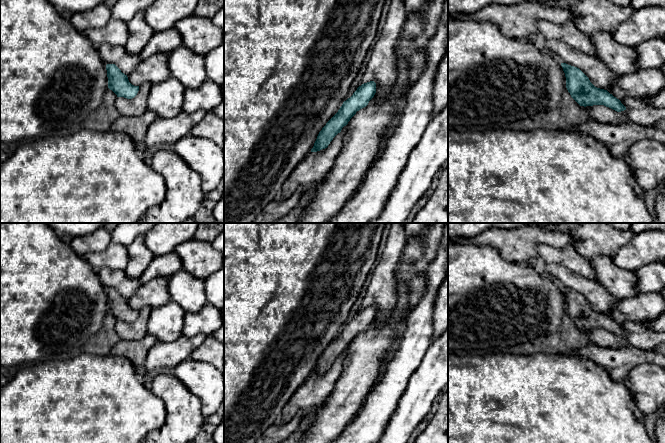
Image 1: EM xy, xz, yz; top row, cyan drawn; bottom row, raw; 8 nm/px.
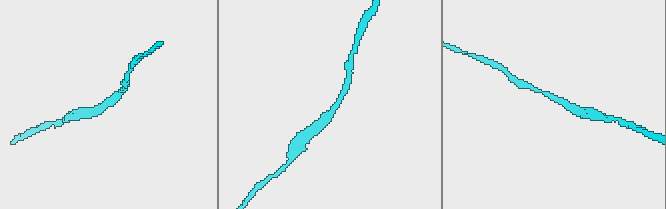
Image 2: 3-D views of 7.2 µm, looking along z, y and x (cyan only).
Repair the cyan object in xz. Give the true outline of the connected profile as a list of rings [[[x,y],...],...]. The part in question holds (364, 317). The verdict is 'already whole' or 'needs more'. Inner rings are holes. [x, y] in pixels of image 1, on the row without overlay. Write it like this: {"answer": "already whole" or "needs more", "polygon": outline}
{"answer": "already whole", "polygon": [[[374,305],[359,310],[319,356],[311,376],[327,372],[333,362],[341,356],[342,352],[348,348],[356,336],[368,329],[375,317],[376,307]]]}

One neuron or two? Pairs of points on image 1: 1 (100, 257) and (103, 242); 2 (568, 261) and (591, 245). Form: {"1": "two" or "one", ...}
{"1": "two", "2": "two"}

